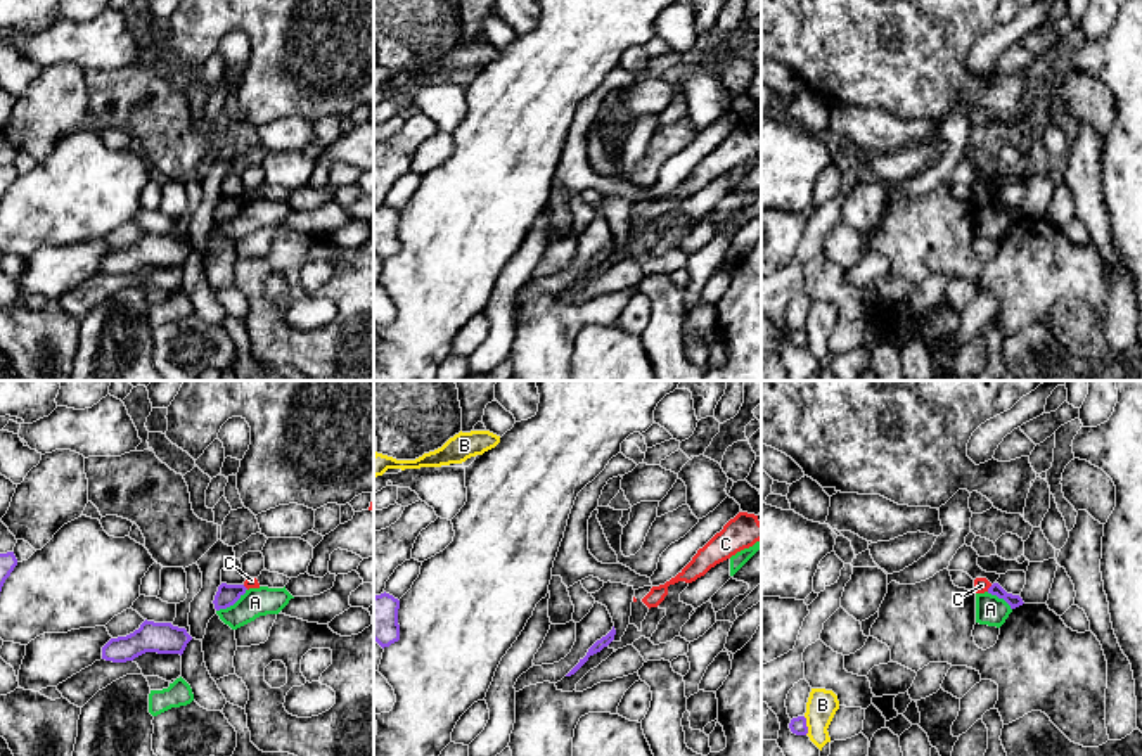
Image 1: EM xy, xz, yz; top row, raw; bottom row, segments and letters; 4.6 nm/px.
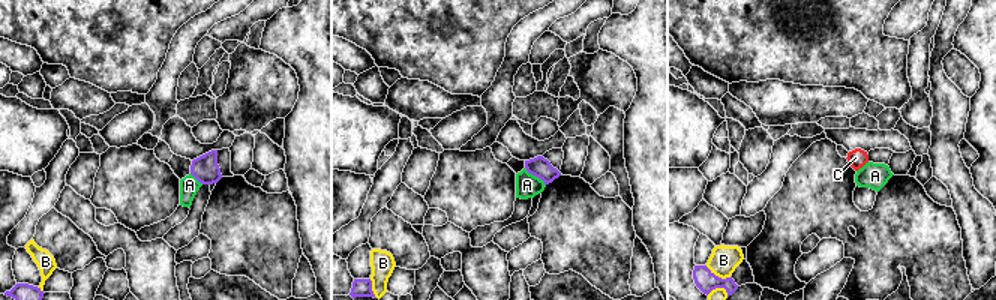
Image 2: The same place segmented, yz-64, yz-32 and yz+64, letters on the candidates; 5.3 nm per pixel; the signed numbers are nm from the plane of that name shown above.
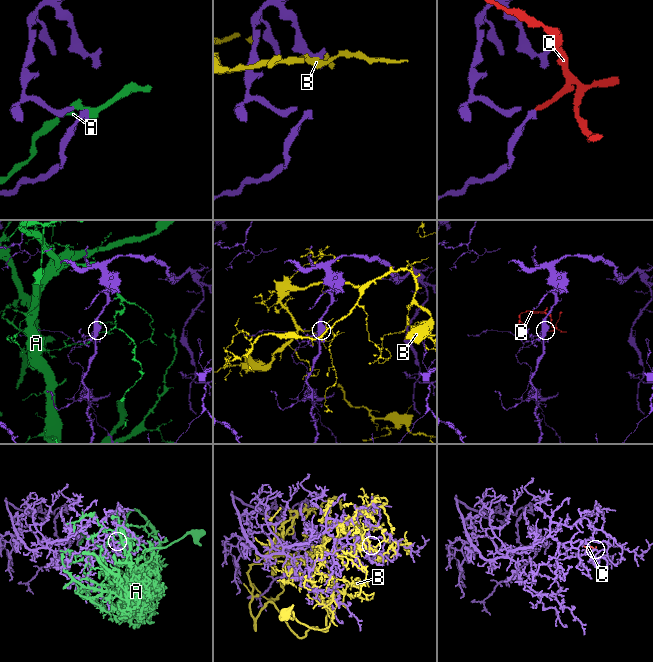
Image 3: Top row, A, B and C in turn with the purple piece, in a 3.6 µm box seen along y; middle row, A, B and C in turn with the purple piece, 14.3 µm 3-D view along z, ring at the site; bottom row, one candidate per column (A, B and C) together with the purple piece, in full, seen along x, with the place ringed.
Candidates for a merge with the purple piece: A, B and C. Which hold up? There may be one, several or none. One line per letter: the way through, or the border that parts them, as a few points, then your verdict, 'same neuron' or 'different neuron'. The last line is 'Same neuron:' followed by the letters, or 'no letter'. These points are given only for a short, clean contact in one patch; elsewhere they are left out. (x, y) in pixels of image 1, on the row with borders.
A: different neuron
B: different neuron
C: border yz (992, 585), (987, 590); different neuron
Same neuron: no letter

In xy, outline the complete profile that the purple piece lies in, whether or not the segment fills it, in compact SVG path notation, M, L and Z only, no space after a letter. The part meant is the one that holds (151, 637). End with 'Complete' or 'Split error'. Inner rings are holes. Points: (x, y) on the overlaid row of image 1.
M144 621L138 630L126 637L111 638L102 647L102 659L112 663L126 663L145 652L183 654L192 637L185 628L171 623Z. Complete

